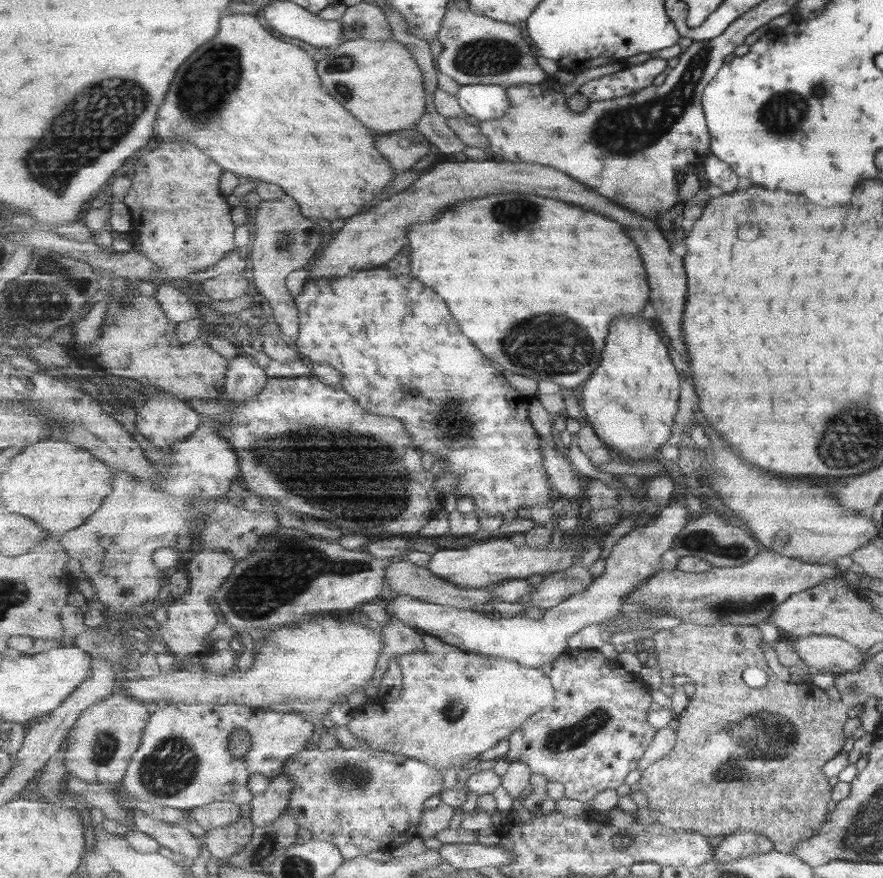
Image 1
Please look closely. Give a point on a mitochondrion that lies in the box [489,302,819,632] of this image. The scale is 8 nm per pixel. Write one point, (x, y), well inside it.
(574, 350)

